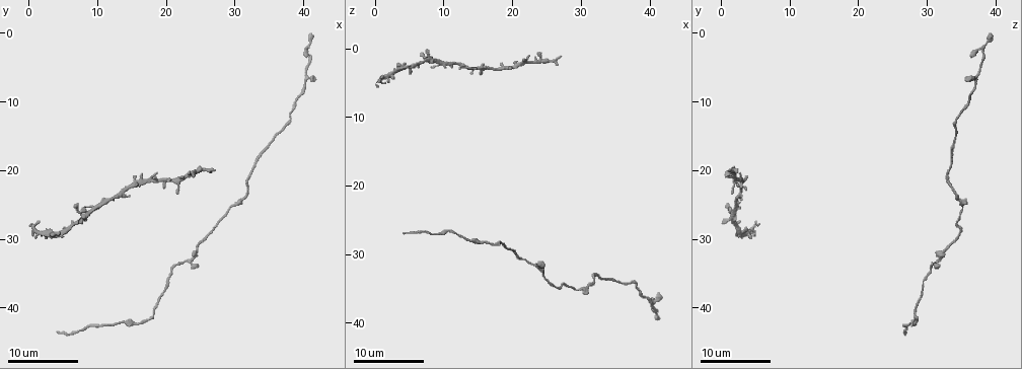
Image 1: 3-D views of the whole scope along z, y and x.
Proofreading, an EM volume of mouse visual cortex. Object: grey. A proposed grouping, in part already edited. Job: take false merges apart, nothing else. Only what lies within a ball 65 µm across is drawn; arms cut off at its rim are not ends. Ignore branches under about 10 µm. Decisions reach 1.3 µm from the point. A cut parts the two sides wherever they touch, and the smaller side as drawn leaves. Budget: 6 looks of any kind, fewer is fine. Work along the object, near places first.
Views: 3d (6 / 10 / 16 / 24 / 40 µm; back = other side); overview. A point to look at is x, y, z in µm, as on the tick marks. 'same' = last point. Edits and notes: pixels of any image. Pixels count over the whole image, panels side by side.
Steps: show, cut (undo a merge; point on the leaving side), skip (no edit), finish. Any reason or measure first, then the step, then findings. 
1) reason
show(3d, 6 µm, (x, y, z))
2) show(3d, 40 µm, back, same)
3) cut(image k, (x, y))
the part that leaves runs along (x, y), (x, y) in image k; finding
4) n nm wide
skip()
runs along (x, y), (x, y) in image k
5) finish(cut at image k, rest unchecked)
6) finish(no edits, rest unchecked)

two arms in line, one across
show(3d, 10 µm, (23.0, 33.0, 31.5))

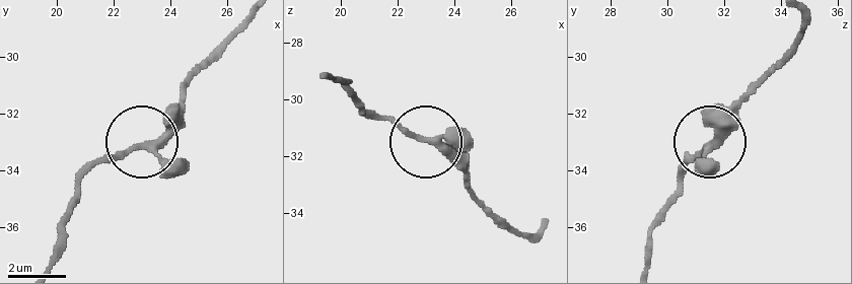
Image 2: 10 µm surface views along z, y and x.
show(3d, 10 µm, back, (23.1, 33.2, 31.5))

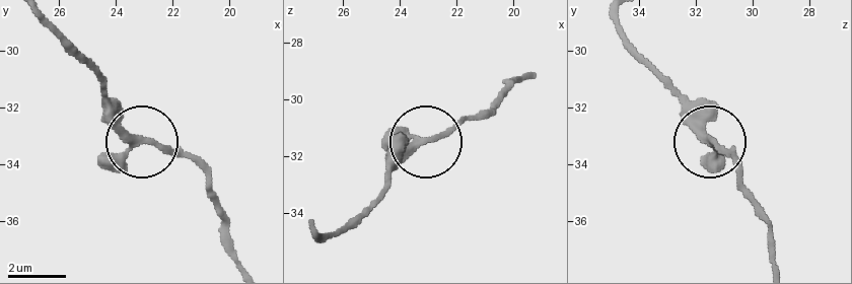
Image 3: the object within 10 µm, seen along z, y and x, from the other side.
skip()
runs along (240, 264), (225, 213), (202, 169), (129, 133), (102, 99) in image 3; all the same cell

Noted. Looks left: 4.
show(3d, 10 µm, (11.5, 42.5, 27.0))

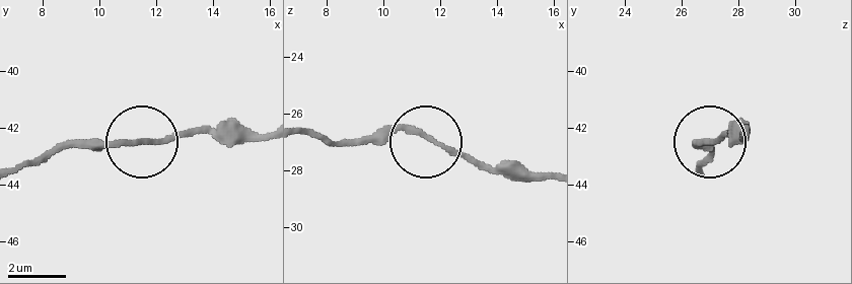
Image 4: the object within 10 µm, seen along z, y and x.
skip()
runs along (137, 140), (227, 131) in image 4; continuous, no second cell

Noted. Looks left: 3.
a narrow waist
show(3d, 16 µm, (16.5, 21.5, 2.5))

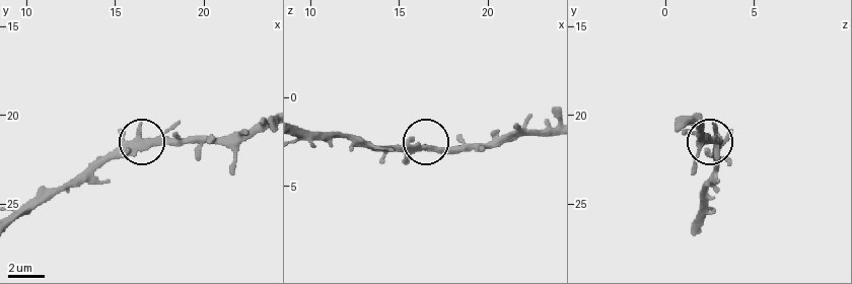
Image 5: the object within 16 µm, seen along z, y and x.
290 nm wide
skip()
all the same cell

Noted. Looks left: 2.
finish(no edits, rest unchecked)

